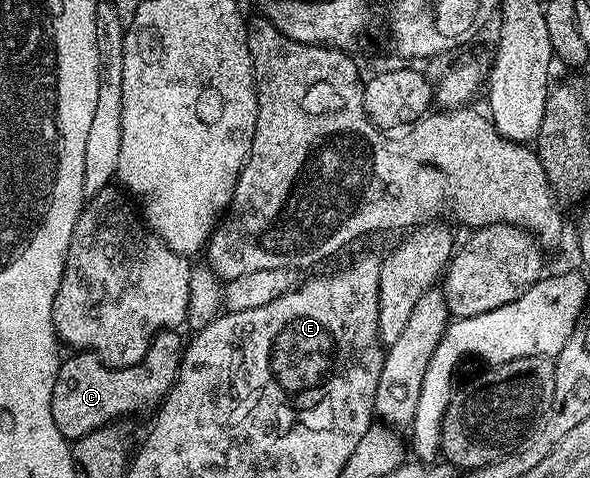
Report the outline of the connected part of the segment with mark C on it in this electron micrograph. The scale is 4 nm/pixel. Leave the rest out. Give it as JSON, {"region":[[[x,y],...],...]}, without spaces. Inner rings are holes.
{"region":[[[174,329],[161,331],[152,341],[148,353],[131,367],[107,367],[106,362],[93,351],[70,353],[58,364],[56,385],[52,385],[52,421],[68,441],[92,433],[96,429],[122,421],[125,415],[157,408],[167,391],[178,380],[182,364],[184,339]]]}

